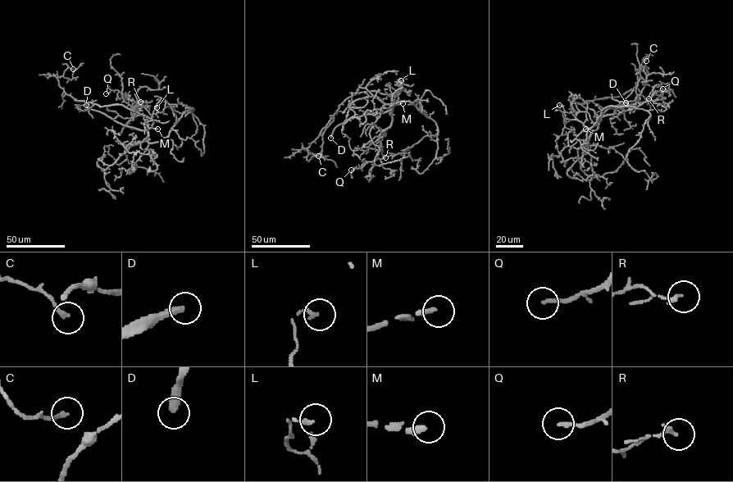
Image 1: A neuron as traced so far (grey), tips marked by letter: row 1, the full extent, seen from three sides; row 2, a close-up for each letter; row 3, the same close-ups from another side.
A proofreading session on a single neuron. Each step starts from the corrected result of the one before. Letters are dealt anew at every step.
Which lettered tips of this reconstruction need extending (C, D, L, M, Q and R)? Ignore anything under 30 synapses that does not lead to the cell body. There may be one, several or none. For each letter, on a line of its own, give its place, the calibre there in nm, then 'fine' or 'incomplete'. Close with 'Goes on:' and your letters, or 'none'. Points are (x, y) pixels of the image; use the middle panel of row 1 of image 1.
C: place (318, 156); calibre 200 nm; fine
D: place (330, 138); calibre 320 nm; incomplete
L: place (401, 80); calibre 180 nm; fine
M: place (402, 103); calibre 260 nm; incomplete
Q: place (351, 170); calibre 170 nm; incomplete
R: place (385, 157); calibre 180 nm; fine
Goes on: D, M, Q

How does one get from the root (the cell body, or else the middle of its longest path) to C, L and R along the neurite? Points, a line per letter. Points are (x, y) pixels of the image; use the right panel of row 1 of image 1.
C: (582, 123), (575, 117), (573, 102), (583, 103), (622, 96), (635, 86), (642, 60), (646, 61)
L: (582, 123), (559, 105)
R: (582, 123), (590, 128), (599, 118), (636, 108), (648, 98)

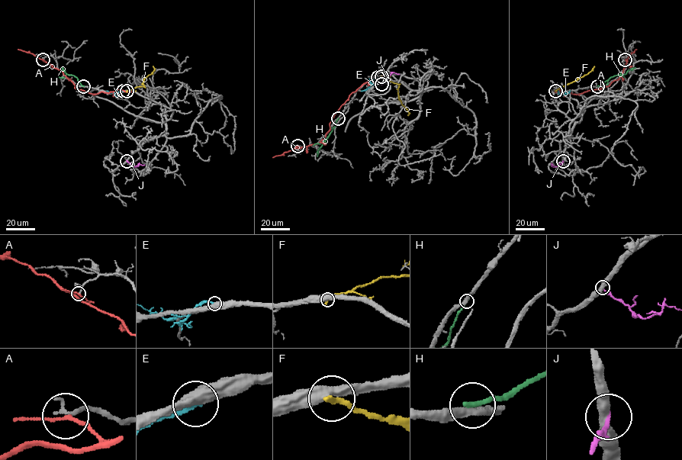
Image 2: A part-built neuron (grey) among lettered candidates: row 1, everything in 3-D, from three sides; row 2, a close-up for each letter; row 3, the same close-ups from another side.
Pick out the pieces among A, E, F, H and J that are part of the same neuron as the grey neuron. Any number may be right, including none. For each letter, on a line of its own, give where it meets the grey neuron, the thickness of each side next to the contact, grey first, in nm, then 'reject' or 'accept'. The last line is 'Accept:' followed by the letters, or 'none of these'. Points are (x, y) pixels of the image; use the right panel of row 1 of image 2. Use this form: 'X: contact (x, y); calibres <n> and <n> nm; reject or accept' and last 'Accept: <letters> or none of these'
A: contact (625, 59); calibres 110 and 120 nm; reject
E: contact (556, 91); calibres 550 and 190 nm; reject
F: contact (555, 91); calibres 550 and 280 nm; reject
H: contact (597, 86); calibres 320 and 240 nm; reject
J: contact (563, 161); calibres 440 and 180 nm; reject
Accept: none of these

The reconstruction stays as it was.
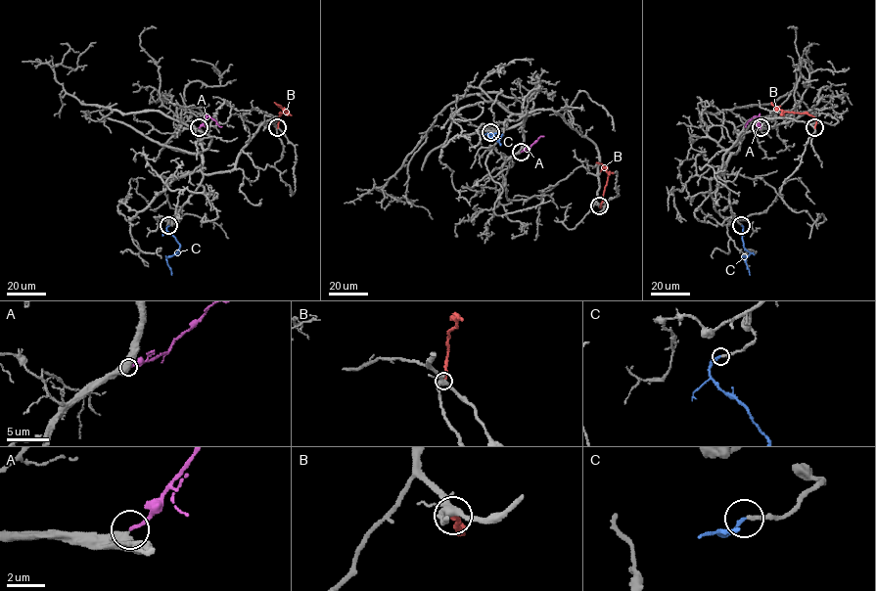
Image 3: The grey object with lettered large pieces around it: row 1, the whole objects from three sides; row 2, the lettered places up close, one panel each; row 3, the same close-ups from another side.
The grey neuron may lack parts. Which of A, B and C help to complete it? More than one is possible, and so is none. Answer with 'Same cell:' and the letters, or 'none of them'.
Same cell: A, C

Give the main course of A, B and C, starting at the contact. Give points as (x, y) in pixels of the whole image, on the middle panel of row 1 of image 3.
A: (521, 151), (544, 136)
B: (600, 205), (608, 174), (596, 162)
C: (491, 132), (488, 134), (501, 135), (497, 141), (488, 137), (493, 141)

